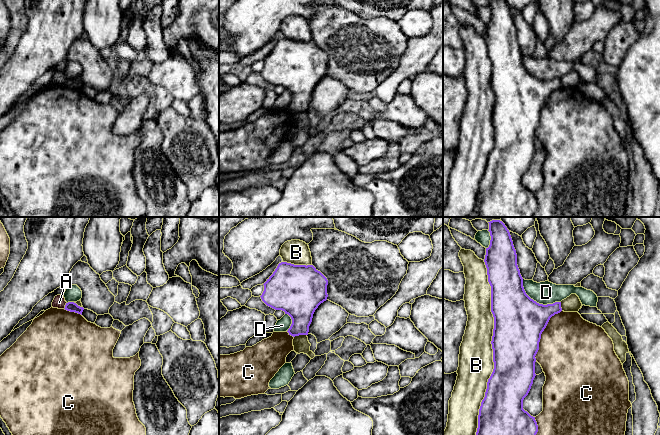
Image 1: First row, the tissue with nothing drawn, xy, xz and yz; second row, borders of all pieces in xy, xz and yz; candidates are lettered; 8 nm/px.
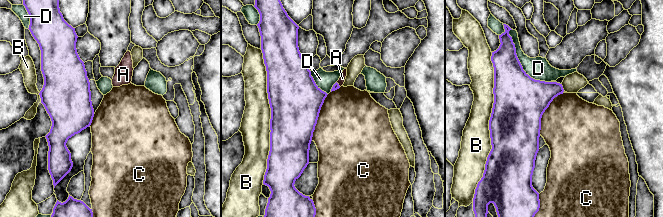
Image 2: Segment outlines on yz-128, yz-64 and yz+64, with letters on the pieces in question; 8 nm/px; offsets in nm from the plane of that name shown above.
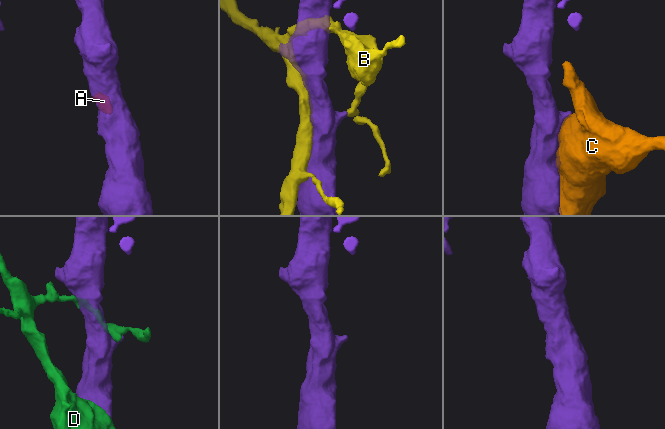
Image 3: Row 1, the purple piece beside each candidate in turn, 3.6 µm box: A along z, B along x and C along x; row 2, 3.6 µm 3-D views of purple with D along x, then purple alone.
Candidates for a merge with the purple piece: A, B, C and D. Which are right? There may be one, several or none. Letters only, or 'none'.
none

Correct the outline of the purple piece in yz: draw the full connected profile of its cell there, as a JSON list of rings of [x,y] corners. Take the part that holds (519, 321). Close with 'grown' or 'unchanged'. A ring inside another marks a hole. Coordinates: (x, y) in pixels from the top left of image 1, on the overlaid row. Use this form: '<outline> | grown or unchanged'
[[[500,220],[488,223],[491,240],[486,248],[484,262],[491,286],[491,312],[494,317],[491,341],[494,369],[479,409],[476,435],[536,435],[537,422],[535,417],[523,409],[523,400],[536,376],[535,356],[541,334],[550,318],[562,311],[561,302],[543,305],[526,294],[509,230]]] | unchanged

